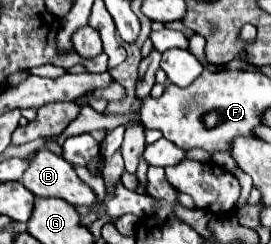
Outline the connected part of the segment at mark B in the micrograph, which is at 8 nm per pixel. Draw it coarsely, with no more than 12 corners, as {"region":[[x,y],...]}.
{"region":[[46,147],[30,159],[22,185],[74,207],[94,203],[74,167]]}

